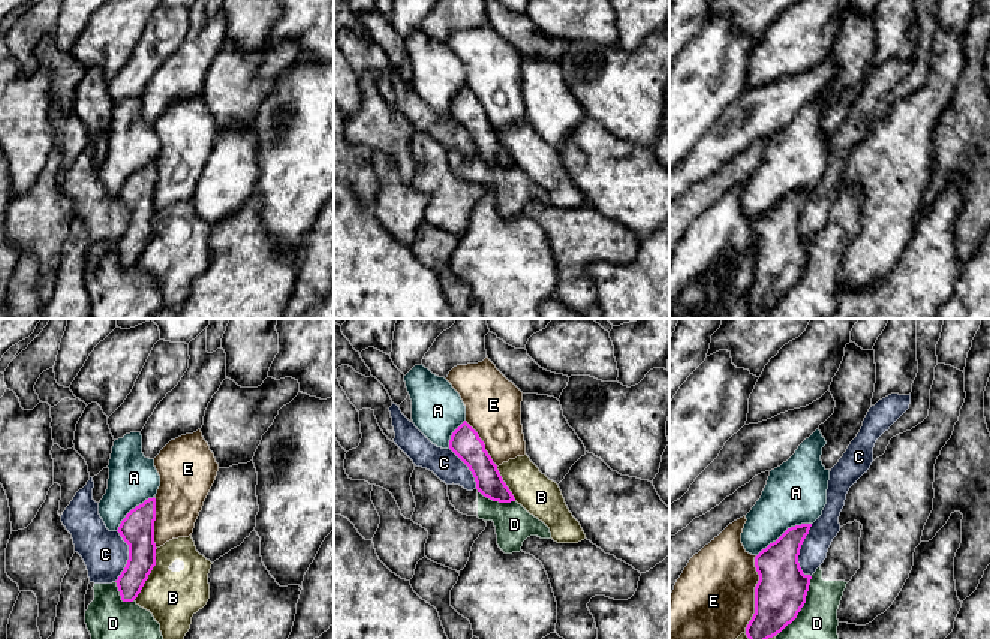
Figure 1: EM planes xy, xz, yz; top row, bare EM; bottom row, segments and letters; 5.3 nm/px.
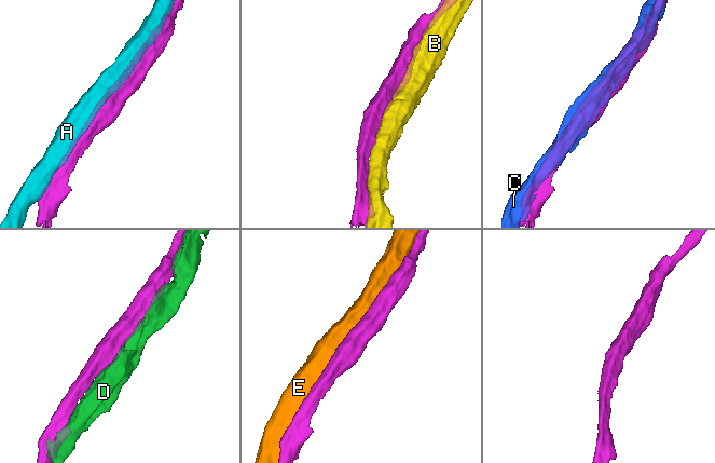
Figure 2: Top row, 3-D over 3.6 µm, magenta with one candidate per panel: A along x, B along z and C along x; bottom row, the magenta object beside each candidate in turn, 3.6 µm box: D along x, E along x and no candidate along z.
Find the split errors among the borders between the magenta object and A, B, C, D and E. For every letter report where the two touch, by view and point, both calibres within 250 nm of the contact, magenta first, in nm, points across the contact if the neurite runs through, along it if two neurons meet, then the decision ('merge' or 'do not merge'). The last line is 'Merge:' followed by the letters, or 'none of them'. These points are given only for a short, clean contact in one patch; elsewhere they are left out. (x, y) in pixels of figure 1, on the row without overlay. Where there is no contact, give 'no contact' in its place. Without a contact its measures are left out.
A: contact yz (785, 196); calibres 240 and 340 nm; do not merge
B: contact xy (150, 237); calibres 180 and 280 nm; do not merge
C: contact yz (799, 217); calibres 280 and 140 nm; do not merge
D: contact yz (803, 270); calibres 280 and 280 nm; do not merge
E: contact yz (755, 258); calibres 280 and 440 nm; do not merge
Merge: none of them

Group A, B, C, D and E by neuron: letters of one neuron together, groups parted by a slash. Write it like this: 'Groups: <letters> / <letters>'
Groups: A / B / C / D / E

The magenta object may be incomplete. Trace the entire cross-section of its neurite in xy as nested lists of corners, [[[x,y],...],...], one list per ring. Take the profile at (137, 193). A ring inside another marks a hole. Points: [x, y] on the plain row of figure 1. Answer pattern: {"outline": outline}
{"outline": [[[153,162],[132,174],[117,195],[129,210],[127,229],[115,245],[123,266],[133,266],[138,262],[156,230],[154,186]]]}

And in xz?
{"outline": [[[466,85],[452,97],[449,114],[472,136],[478,157],[499,168],[515,166],[512,157],[503,147],[497,130],[485,115],[484,106]]]}

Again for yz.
{"outline": [[[812,189],[788,193],[755,221],[759,245],[755,251],[755,278],[746,292],[753,310],[780,298],[806,268],[810,239],[804,239],[798,220]]]}

